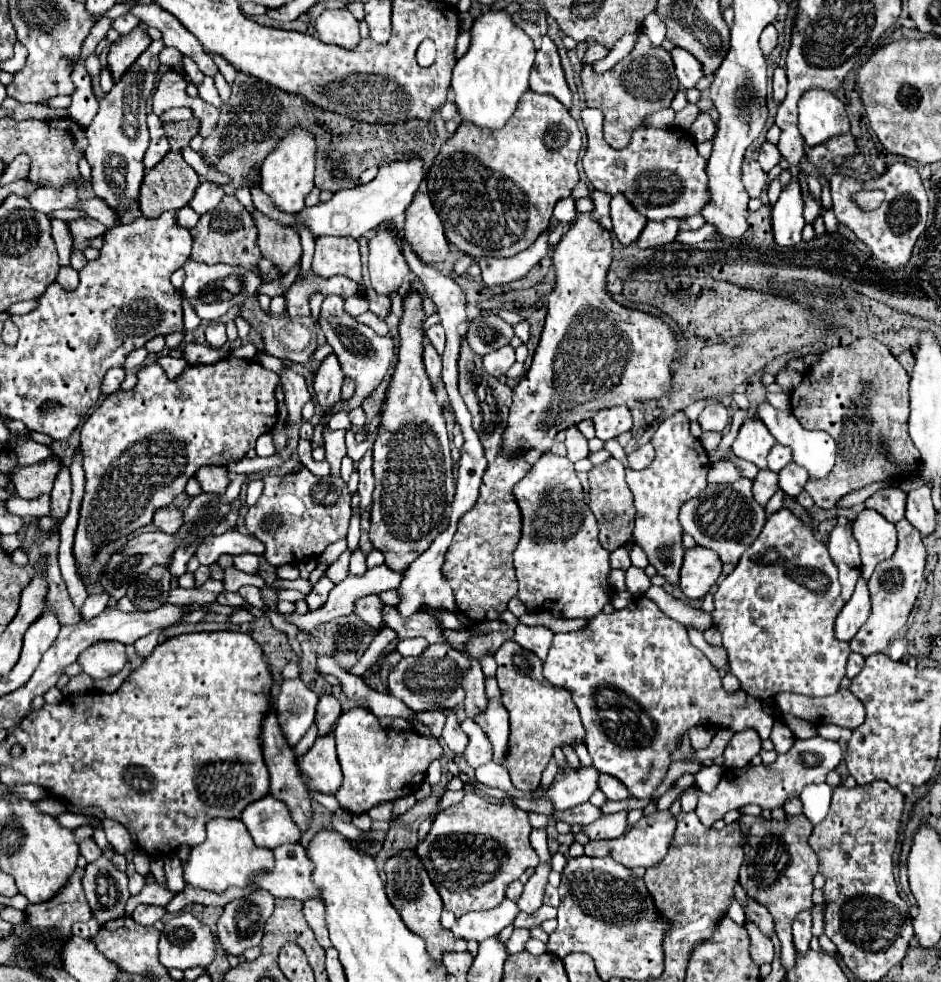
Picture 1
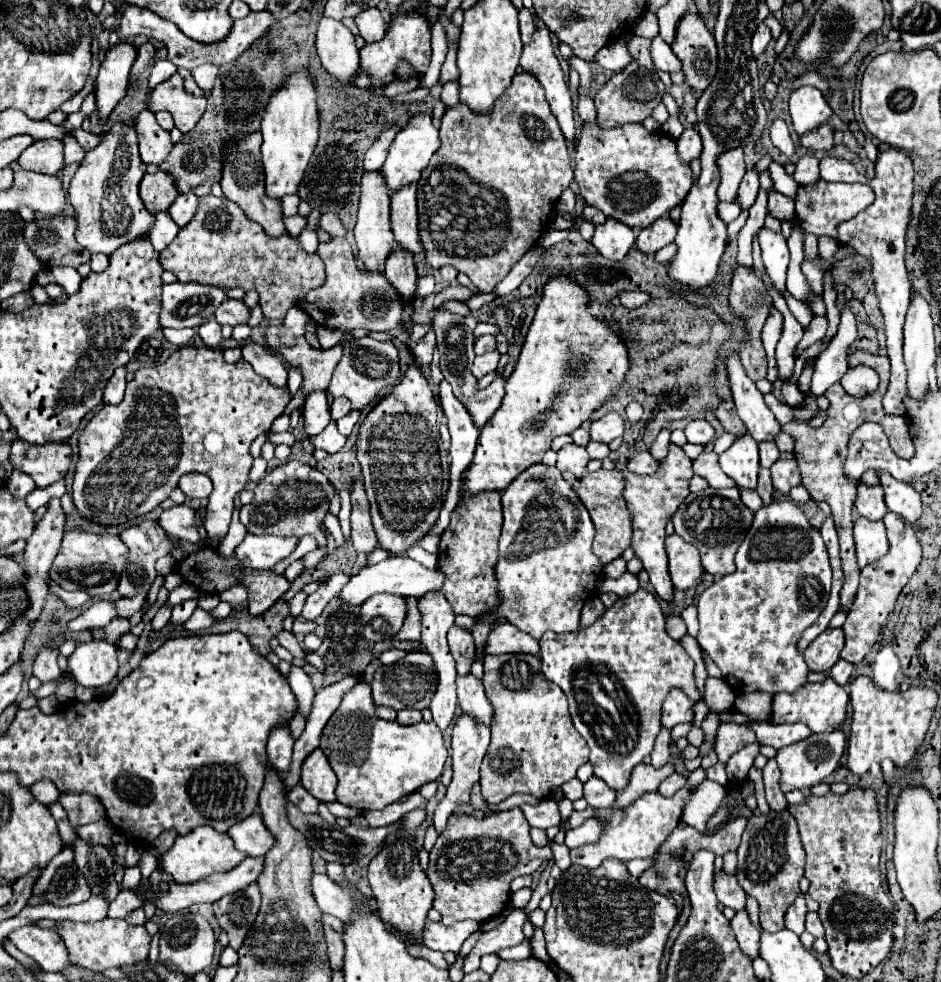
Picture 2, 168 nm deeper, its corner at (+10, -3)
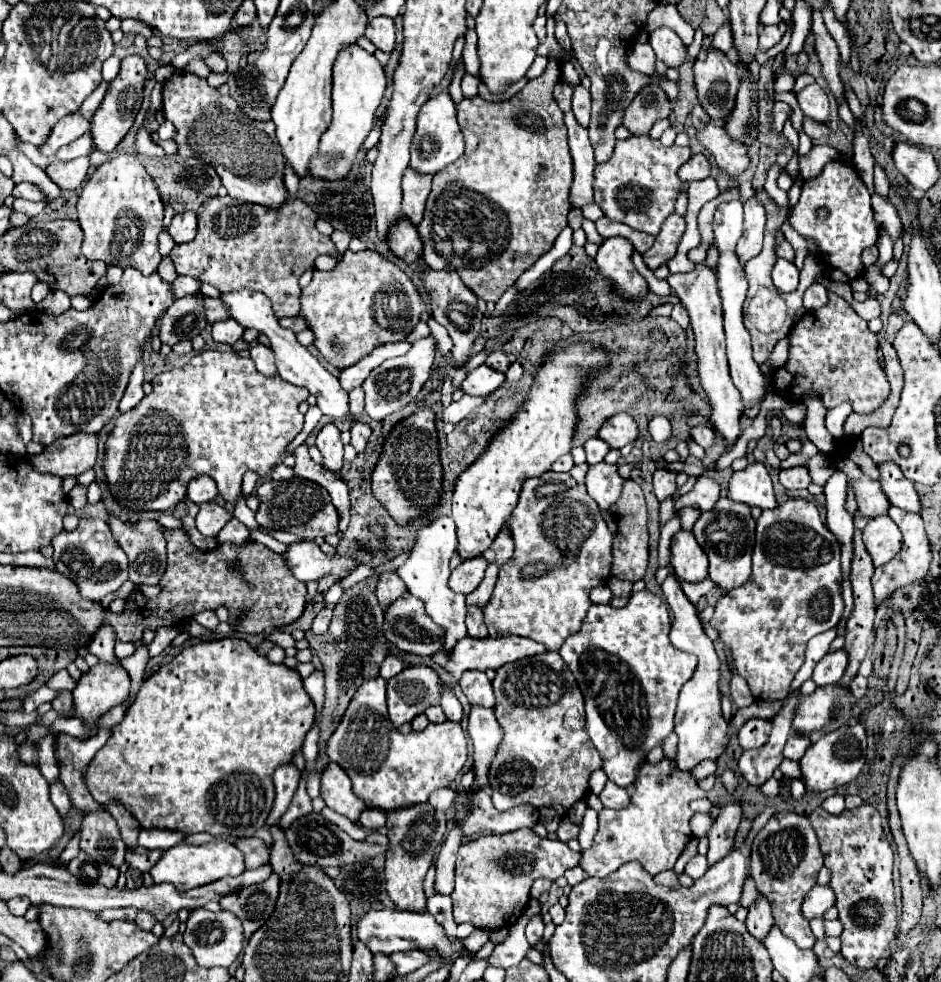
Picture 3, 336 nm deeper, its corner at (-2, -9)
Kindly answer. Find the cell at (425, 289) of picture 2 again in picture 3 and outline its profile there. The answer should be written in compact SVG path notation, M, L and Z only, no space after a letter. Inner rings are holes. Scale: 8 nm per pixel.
M346 250L338 266L330 272L314 270L314 278L310 286L302 290L302 308L300 318L306 320L308 328L314 334L314 346L318 352L336 368L346 370L360 362L364 356L372 354L374 348L388 344L388 342L402 342L412 332L412 328L420 322L420 316L426 312L426 304L420 292L414 288L412 280L406 272L384 254L366 250L366 252L352 252Z

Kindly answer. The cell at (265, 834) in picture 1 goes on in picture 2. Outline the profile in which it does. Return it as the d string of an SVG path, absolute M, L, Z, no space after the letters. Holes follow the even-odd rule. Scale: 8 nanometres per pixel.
M252 814L248 816L248 820L234 824L228 834L234 840L236 848L248 856L264 856L276 844L276 838L268 834L268 828L260 814Z

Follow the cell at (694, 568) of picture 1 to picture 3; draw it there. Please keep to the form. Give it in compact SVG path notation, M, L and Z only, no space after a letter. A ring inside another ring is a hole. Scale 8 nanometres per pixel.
M690 530L672 536L670 566L680 582L702 582L708 576L708 558Z

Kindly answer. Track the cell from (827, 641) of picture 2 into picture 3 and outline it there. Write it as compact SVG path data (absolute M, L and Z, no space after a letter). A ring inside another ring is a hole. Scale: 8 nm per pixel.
M836 650L836 652L830 652L826 654L818 666L814 668L814 674L812 674L812 680L816 682L816 686L828 686L828 684L836 684L844 670L848 666L848 654L844 650Z

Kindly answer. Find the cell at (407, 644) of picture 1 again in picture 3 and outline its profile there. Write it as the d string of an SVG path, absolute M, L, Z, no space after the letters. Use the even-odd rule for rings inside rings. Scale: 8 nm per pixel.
M386 656L384 662L382 662L382 666L380 666L380 676L388 680L388 678L400 674L402 670L404 670L404 662L402 662L402 660L392 658L392 656Z

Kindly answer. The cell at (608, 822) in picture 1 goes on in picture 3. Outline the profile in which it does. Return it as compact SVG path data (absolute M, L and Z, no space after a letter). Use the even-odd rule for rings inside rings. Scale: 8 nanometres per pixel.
M530 828L502 836L488 834L462 844L456 864L456 888L452 892L456 924L472 922L476 928L486 930L512 926L530 900L532 882L536 878L558 880L568 868L578 866L578 860L580 854L572 852L564 842L540 838Z

